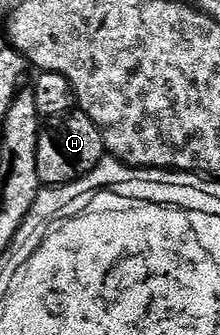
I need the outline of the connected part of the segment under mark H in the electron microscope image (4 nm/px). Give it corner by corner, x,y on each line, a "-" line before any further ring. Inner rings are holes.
67,111
63,115
46,120
39,128
37,173
40,184
63,187
67,183
75,183
100,166
104,158
103,134
84,111

